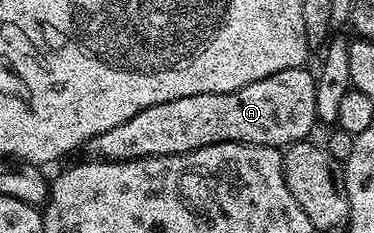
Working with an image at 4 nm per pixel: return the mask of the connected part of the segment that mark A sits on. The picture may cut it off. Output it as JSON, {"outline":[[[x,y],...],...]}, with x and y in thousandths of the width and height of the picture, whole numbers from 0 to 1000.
{"outline":[[[786,288],[783,296],[746,300],[735,318],[725,318],[719,330],[703,335],[698,348],[671,352],[660,369],[650,369],[628,395],[602,395],[591,403],[532,403],[489,416],[484,425],[457,429],[441,442],[425,442],[409,451],[382,476],[366,485],[366,494],[350,502],[350,511],[329,524],[324,536],[305,541],[302,554],[286,558],[281,571],[262,579],[254,592],[243,592],[227,622],[230,644],[241,644],[251,665],[251,678],[289,691],[289,695],[329,695],[345,682],[380,682],[398,670],[430,670],[430,665],[481,665],[489,652],[521,648],[529,635],[556,631],[564,618],[586,614],[671,614],[709,622],[711,631],[743,631],[759,635],[781,622],[783,614],[807,609],[818,601],[837,545],[850,532],[845,502],[845,356],[842,322],[834,309],[821,305],[824,292]]]}

